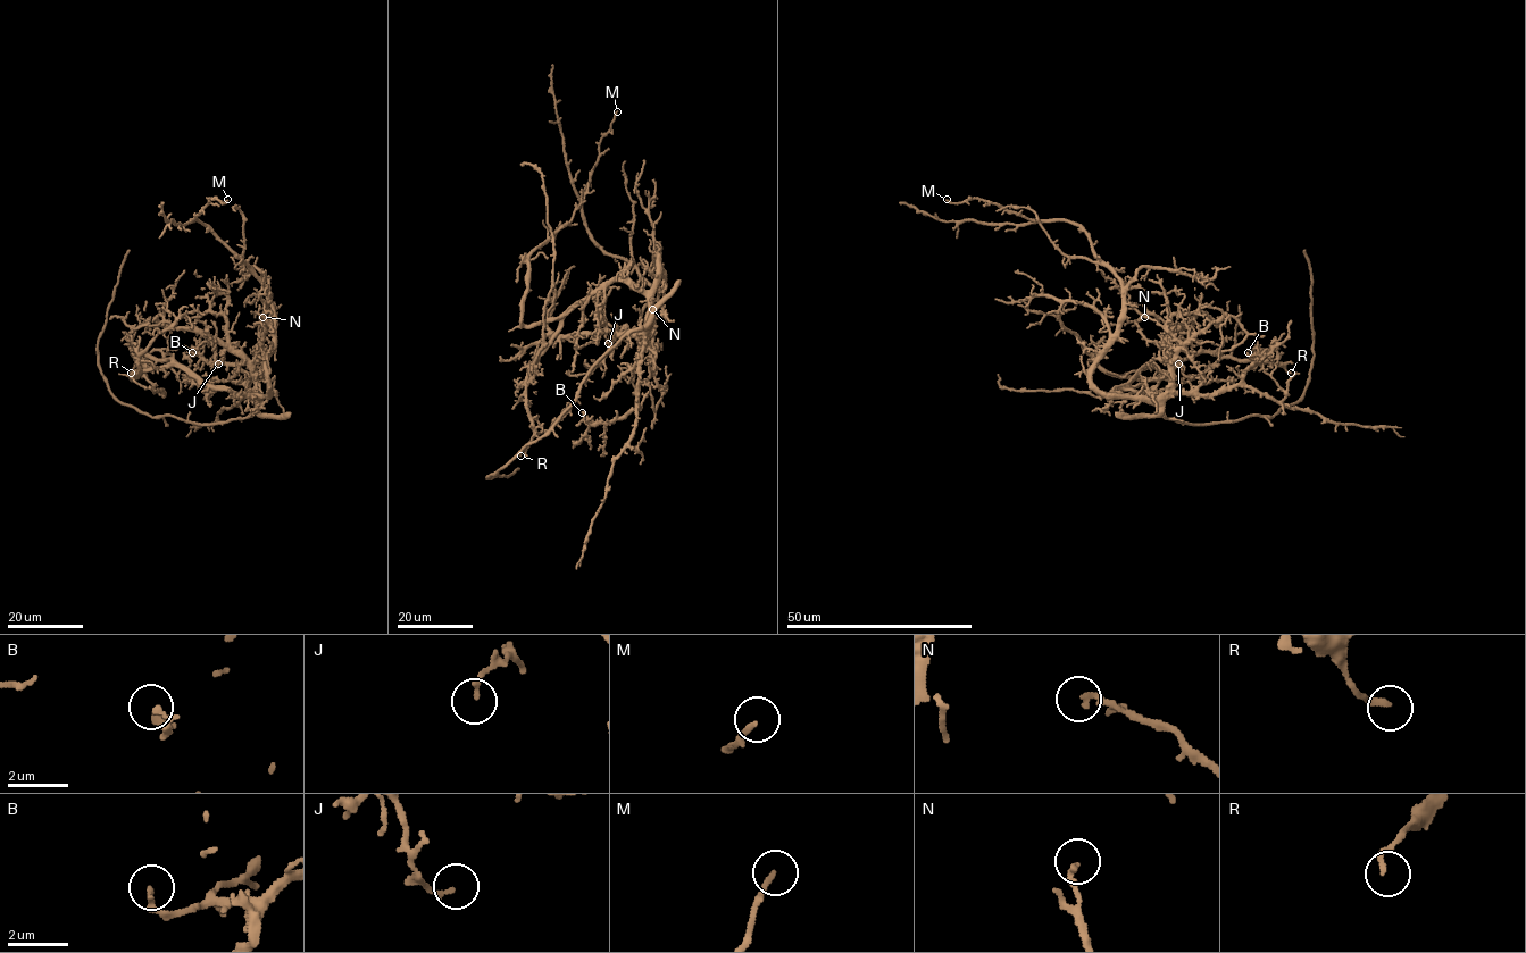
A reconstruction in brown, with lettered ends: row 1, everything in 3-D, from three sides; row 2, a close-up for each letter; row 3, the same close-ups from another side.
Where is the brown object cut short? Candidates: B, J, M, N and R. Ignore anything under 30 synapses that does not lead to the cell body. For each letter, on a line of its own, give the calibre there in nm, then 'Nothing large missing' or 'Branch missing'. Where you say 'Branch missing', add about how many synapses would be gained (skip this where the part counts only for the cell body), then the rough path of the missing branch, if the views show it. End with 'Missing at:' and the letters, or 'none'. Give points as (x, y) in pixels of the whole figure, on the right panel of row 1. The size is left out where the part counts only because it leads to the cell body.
B: Thickness 190 nm. Nothing large missing
J: Thickness 150 nm. Nothing large missing
M: Thickness 170 nm. Nothing large missing
N: Thickness 200 nm. Nothing large missing
R: Thickness 190 nm. Nothing large missing
Missing at: none

